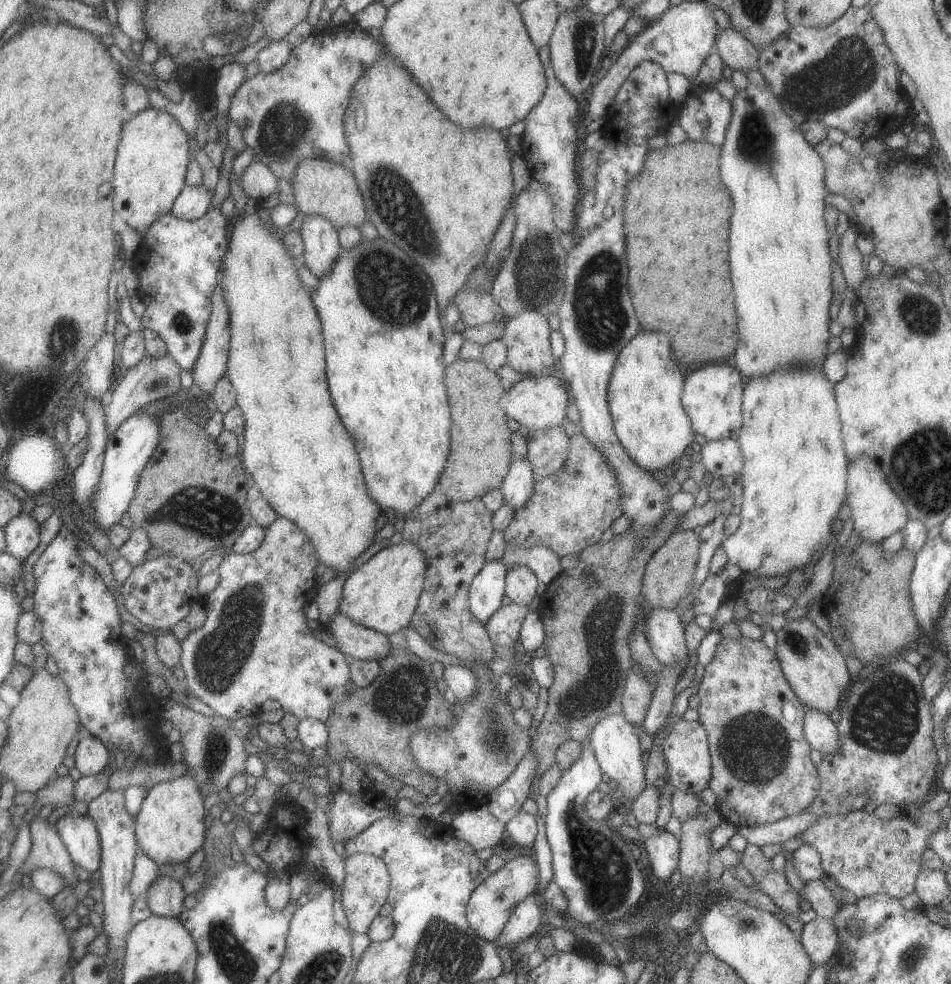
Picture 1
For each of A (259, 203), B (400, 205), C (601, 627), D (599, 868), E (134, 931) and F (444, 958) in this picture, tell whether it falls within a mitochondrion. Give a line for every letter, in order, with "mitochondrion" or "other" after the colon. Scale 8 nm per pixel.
A: other
B: mitochondrion
C: mitochondrion
D: mitochondrion
E: other
F: mitochondrion

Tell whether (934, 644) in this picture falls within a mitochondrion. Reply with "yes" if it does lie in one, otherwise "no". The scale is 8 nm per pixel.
no

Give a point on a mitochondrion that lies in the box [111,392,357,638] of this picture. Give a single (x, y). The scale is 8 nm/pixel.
(211, 515)

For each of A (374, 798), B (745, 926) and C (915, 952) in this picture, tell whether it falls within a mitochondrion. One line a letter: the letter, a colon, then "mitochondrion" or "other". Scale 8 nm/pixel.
A: other
B: mitochondrion
C: mitochondrion

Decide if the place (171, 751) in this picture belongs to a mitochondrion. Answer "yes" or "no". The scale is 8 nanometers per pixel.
no

